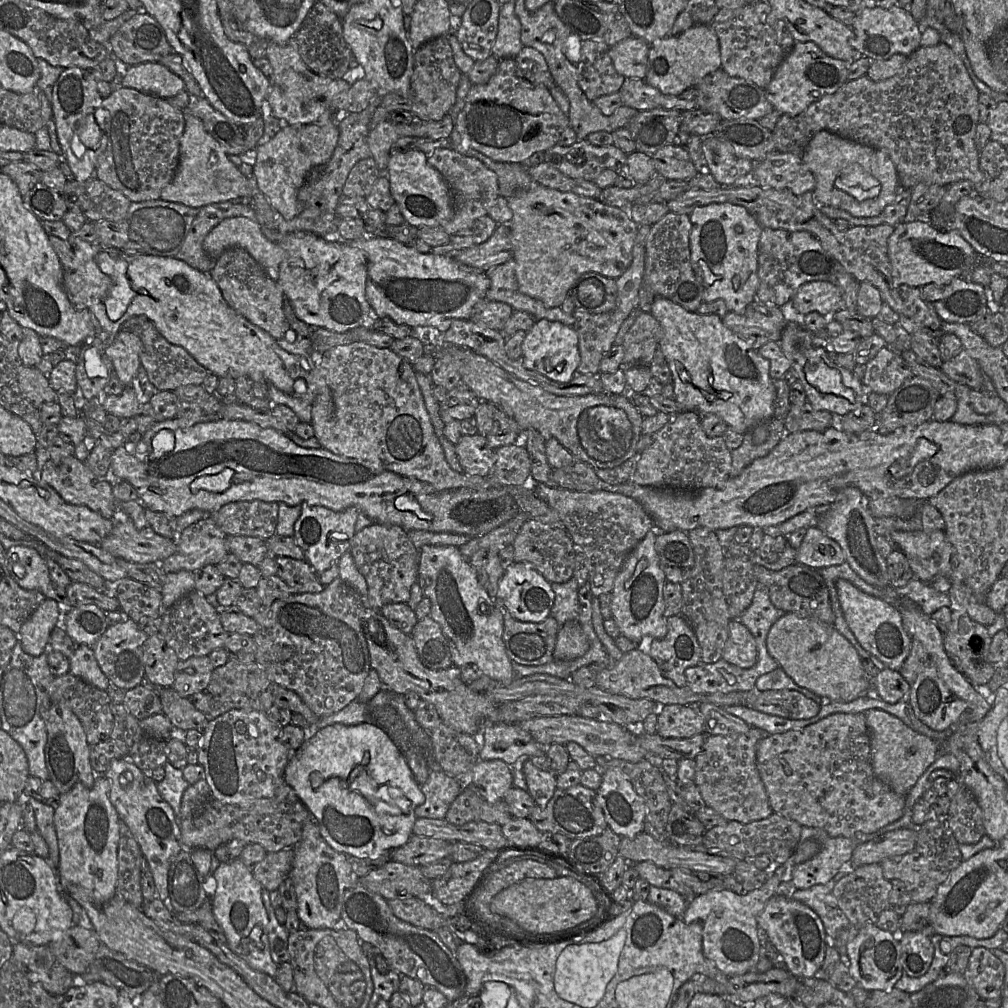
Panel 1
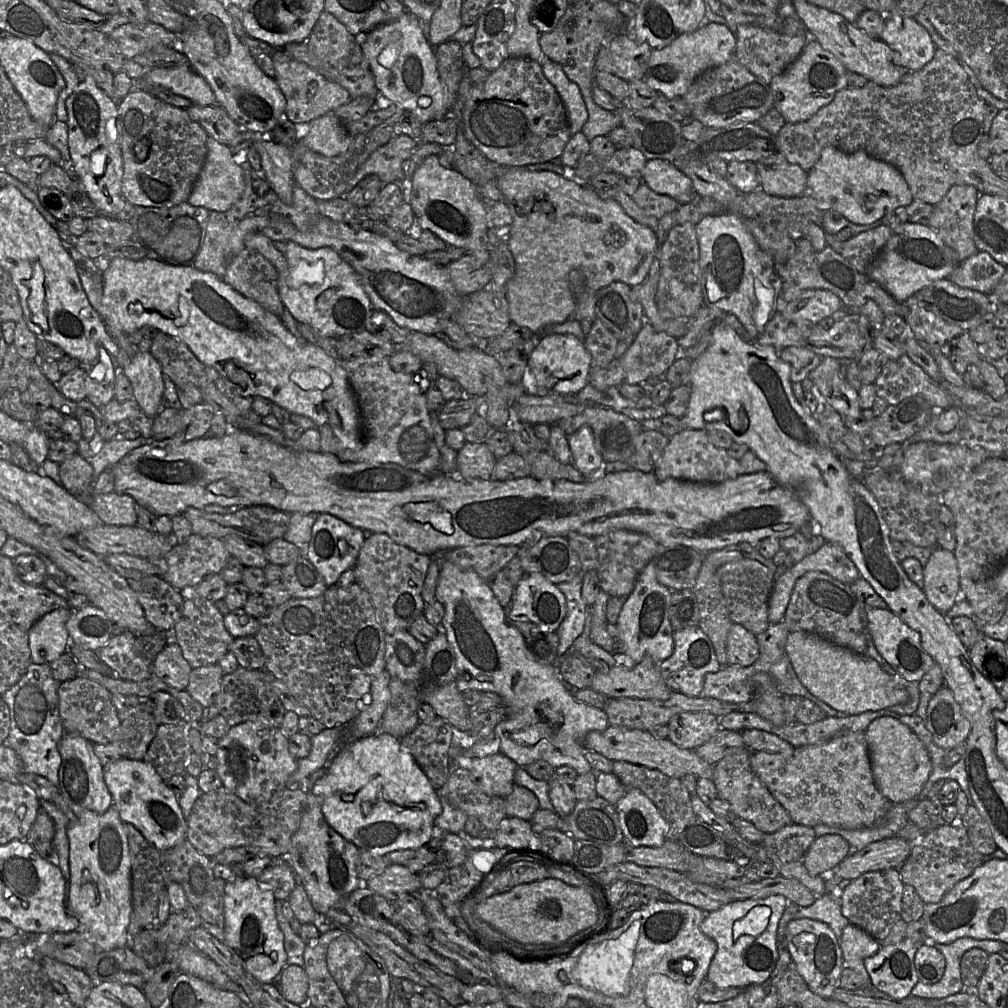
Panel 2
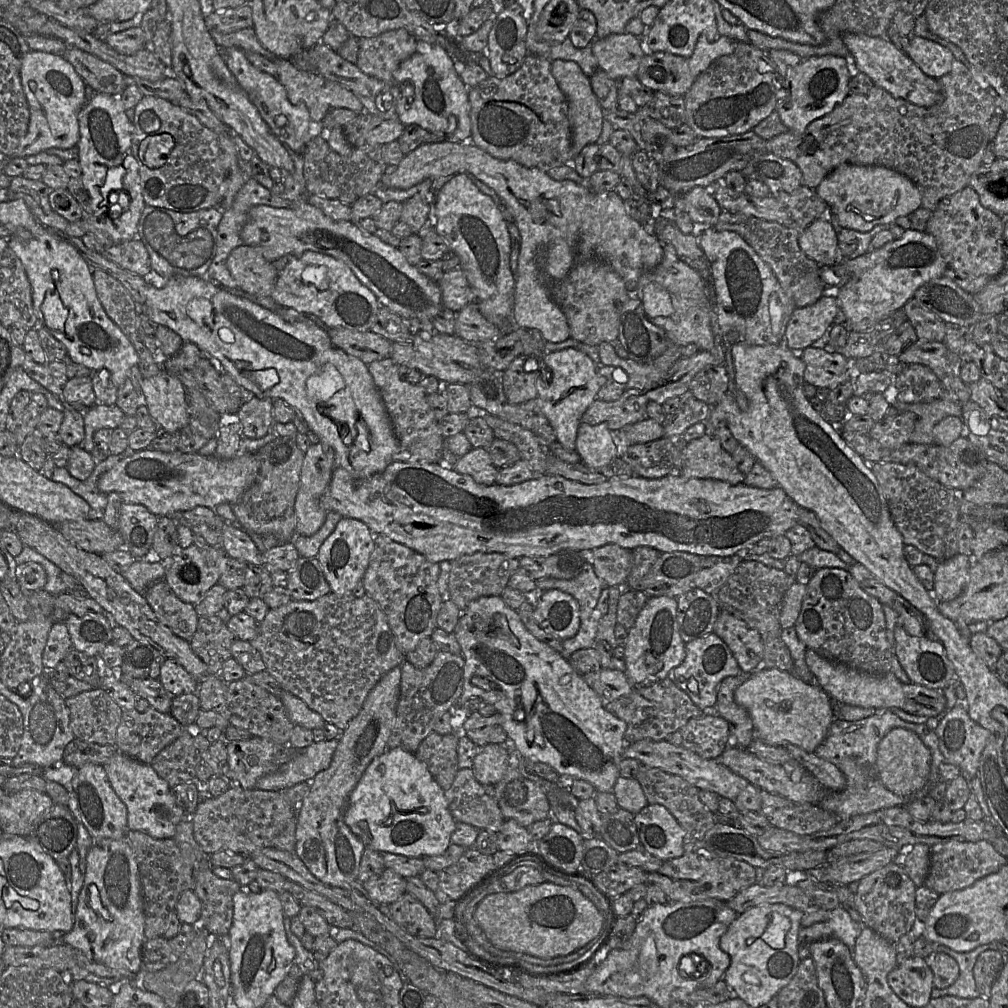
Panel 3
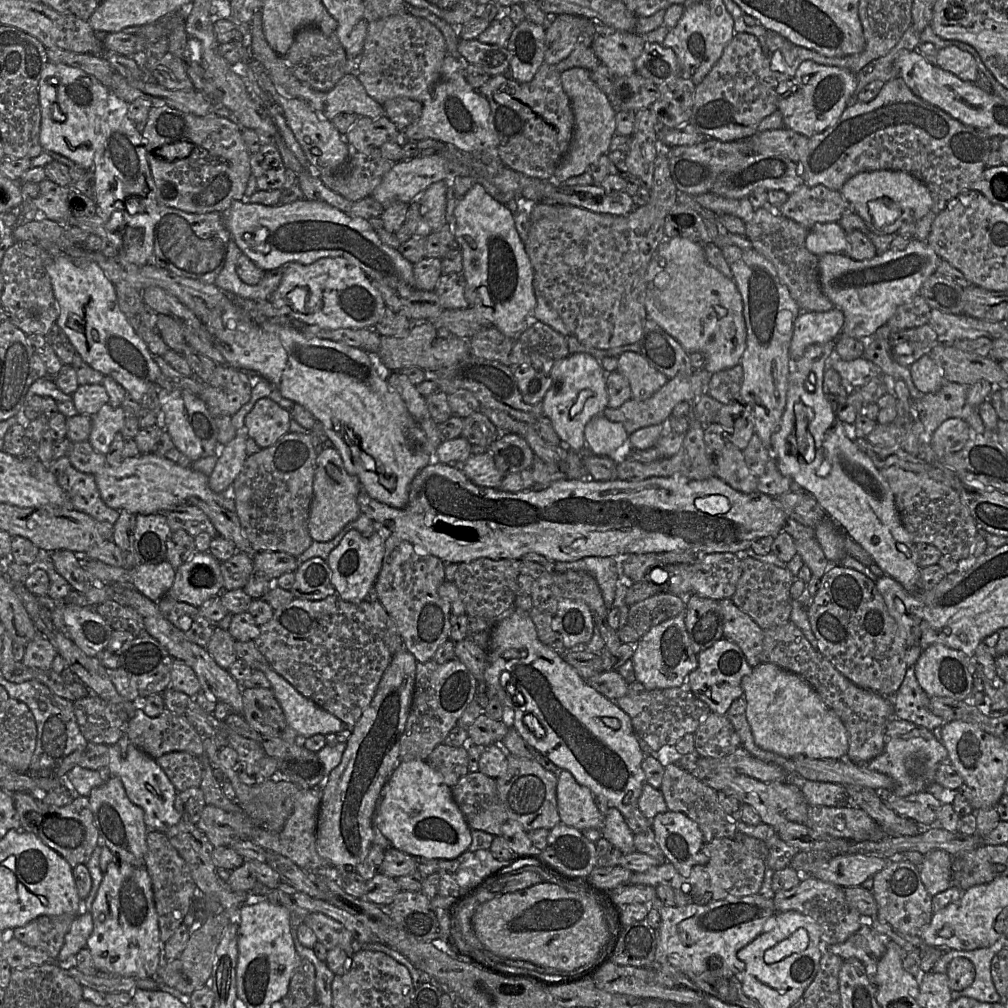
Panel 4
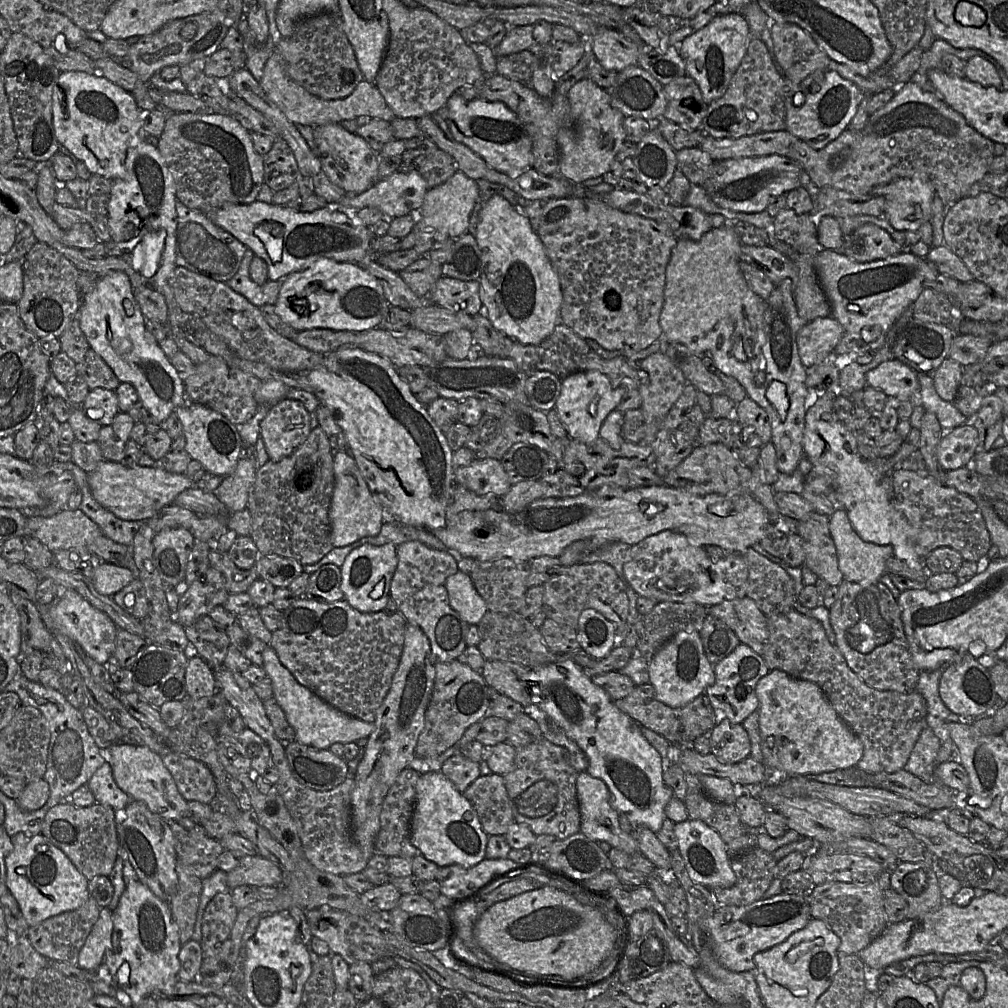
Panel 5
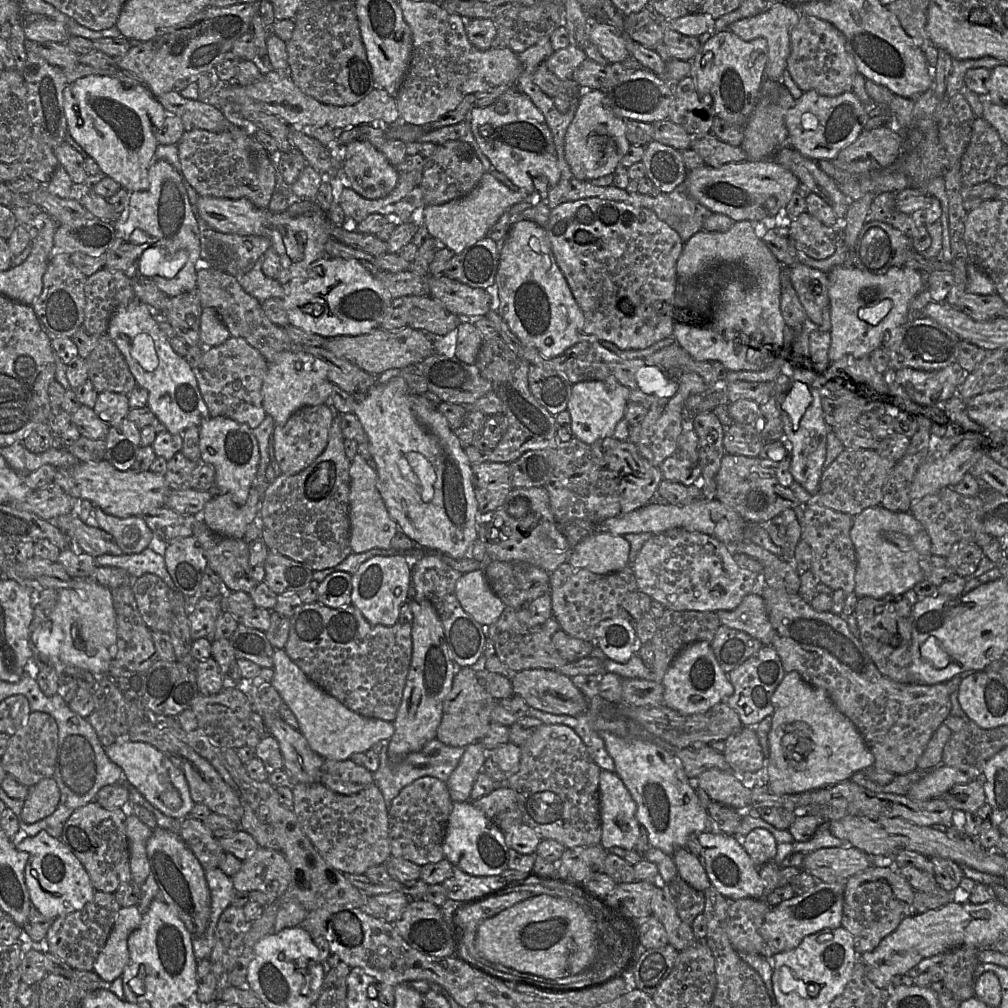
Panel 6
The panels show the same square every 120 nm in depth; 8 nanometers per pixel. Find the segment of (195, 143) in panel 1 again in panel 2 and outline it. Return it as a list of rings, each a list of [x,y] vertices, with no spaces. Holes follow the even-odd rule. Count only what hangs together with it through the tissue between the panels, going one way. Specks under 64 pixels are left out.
[[[211,137],[207,139],[207,155],[202,170],[186,203],[204,207],[209,211],[225,212],[240,198],[244,191],[244,175],[235,161],[231,148]]]

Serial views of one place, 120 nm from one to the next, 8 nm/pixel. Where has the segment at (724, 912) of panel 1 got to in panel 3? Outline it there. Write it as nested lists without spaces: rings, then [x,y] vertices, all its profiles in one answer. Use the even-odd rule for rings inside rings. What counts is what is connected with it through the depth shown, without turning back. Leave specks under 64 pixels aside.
[[[783,903],[765,904],[752,907],[740,913],[730,924],[720,939],[720,947],[731,957],[731,963],[722,980],[736,996],[753,1007],[762,1006],[771,1001],[795,976],[801,958],[799,949],[800,931],[803,913]]]

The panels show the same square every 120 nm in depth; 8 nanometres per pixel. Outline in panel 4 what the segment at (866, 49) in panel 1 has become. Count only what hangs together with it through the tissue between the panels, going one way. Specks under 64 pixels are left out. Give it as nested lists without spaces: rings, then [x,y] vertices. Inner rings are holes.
[[[948,46],[938,51],[936,65],[963,81],[975,83],[979,77],[975,58],[956,46]]]

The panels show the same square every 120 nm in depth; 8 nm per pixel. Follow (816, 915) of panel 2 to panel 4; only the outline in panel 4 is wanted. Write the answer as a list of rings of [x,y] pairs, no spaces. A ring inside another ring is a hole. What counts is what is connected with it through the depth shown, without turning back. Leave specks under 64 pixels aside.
[[[867,923],[853,934],[847,941],[831,944],[826,953],[833,953],[844,960],[856,958],[861,961],[871,979],[876,973],[876,964],[886,950],[885,935],[876,933]]]

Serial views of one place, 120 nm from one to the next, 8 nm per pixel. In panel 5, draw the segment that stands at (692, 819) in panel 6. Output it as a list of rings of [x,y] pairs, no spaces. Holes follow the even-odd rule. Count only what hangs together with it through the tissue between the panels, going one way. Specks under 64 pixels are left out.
[[[570,659],[531,668],[523,675],[522,684],[528,691],[529,704],[523,712],[536,715],[538,711],[559,727],[585,754],[588,760],[585,772],[606,784],[613,809],[623,814],[633,826],[642,826],[657,833],[666,819],[665,808],[673,794],[663,781],[662,758],[641,734],[639,725],[621,711],[606,691],[595,685],[591,677]]]

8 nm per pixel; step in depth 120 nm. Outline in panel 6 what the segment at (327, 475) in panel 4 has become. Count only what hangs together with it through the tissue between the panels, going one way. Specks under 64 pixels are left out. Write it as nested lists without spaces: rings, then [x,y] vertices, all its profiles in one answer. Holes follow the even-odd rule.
[[[357,454],[350,465],[350,546],[353,553],[372,549],[389,549],[391,541],[399,532],[397,523],[391,518],[377,487],[377,472],[370,460]]]

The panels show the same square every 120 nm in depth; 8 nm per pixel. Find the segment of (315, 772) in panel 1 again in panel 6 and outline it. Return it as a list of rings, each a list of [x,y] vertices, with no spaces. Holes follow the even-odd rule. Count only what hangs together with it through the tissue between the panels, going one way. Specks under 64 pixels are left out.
[[[472,801],[453,802],[444,828],[444,859],[474,876],[495,876],[509,869],[510,848],[505,834]]]

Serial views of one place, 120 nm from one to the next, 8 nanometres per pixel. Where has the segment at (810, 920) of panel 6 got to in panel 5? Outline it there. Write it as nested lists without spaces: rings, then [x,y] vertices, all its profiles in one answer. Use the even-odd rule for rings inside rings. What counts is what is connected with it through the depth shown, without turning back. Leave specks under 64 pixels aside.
[[[807,892],[796,895],[782,893],[747,905],[719,905],[707,919],[705,933],[722,966],[730,971],[746,972],[755,969],[756,953],[784,942],[793,933],[804,928],[811,918]]]

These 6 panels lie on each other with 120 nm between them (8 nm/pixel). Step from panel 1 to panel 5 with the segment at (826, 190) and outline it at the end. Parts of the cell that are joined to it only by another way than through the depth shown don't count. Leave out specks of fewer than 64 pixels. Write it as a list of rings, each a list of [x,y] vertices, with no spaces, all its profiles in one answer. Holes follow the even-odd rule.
[[[901,178],[875,186],[871,192],[885,199],[883,217],[898,231],[917,231],[931,218],[934,191],[918,178]]]

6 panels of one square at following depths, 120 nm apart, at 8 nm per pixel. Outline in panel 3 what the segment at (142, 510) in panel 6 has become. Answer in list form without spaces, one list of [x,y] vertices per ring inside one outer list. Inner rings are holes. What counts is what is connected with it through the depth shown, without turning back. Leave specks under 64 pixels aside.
[[[144,449],[120,460],[105,472],[99,479],[98,488],[106,495],[118,493],[123,503],[141,504],[156,516],[166,516],[196,506],[215,508],[222,503],[233,504],[255,481],[258,471],[259,463],[252,453],[224,460],[179,450],[165,453]]]

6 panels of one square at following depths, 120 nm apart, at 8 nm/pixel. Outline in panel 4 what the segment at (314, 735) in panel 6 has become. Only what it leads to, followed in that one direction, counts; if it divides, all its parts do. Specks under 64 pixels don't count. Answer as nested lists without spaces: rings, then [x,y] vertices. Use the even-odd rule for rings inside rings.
[[[270,665],[262,672],[271,683],[271,689],[284,712],[288,725],[299,736],[326,735],[346,728],[339,718],[299,693]]]

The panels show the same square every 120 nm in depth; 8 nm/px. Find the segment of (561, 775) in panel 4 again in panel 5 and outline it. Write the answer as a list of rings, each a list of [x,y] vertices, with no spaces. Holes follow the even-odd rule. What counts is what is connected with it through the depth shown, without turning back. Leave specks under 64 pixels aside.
[[[584,771],[578,775],[576,790],[581,818],[580,832],[595,842],[607,842],[611,847],[622,850],[629,855],[638,854],[638,844],[633,835],[620,828],[619,813],[611,806],[606,784]]]

